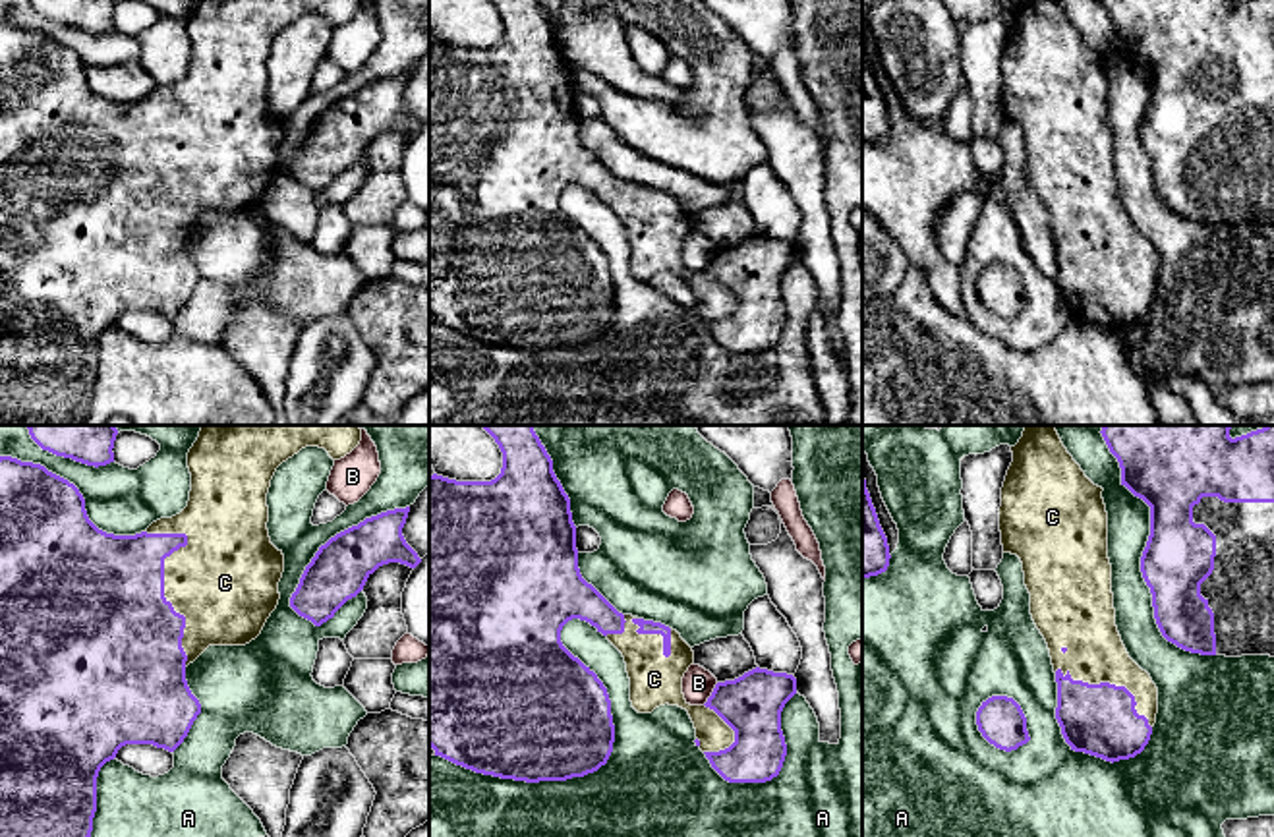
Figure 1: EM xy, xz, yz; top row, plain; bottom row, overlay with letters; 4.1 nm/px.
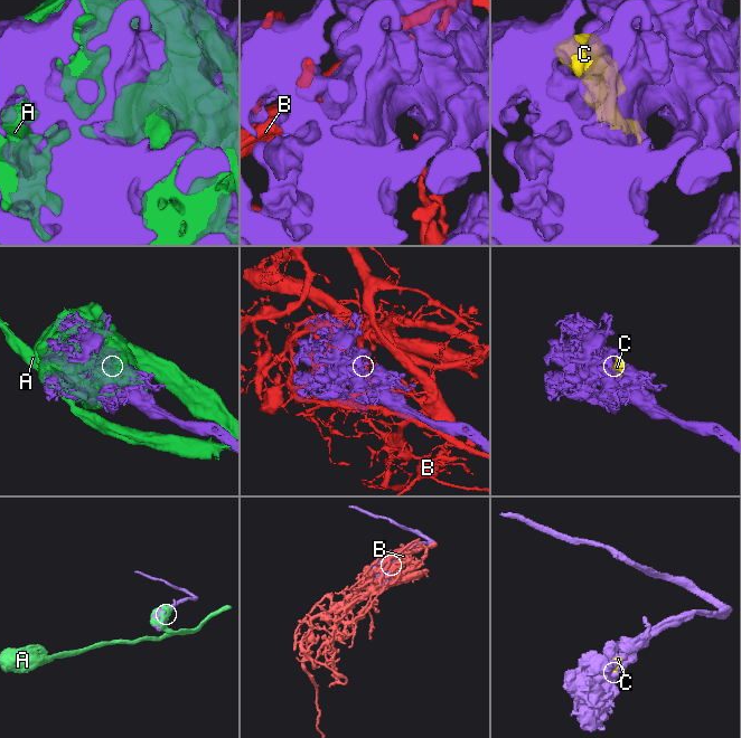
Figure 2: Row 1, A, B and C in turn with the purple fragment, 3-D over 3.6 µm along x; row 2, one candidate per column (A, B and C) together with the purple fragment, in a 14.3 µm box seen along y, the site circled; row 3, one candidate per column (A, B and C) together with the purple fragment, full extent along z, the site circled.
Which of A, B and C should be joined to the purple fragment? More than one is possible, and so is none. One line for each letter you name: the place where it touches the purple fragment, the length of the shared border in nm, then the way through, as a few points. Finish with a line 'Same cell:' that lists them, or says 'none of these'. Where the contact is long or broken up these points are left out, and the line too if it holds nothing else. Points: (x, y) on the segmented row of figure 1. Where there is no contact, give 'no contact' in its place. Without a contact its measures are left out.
C: xy (163, 578) | 600 nm
Same cell: C

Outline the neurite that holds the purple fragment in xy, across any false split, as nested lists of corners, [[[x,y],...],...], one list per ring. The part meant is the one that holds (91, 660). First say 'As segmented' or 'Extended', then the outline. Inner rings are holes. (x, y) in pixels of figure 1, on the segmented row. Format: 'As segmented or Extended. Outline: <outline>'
Extended. Outline: [[[201,425],[199,437],[188,452],[191,474],[188,506],[135,535],[99,530],[87,516],[83,495],[68,479],[41,464],[0,456],[0,837],[91,837],[101,767],[114,760],[126,744],[153,744],[174,752],[184,742],[201,713],[201,704],[188,686],[186,667],[209,646],[249,644],[261,634],[278,605],[284,555],[271,543],[267,530],[267,493],[276,468],[305,447],[325,448],[333,460],[340,460],[360,441],[360,425]]]

